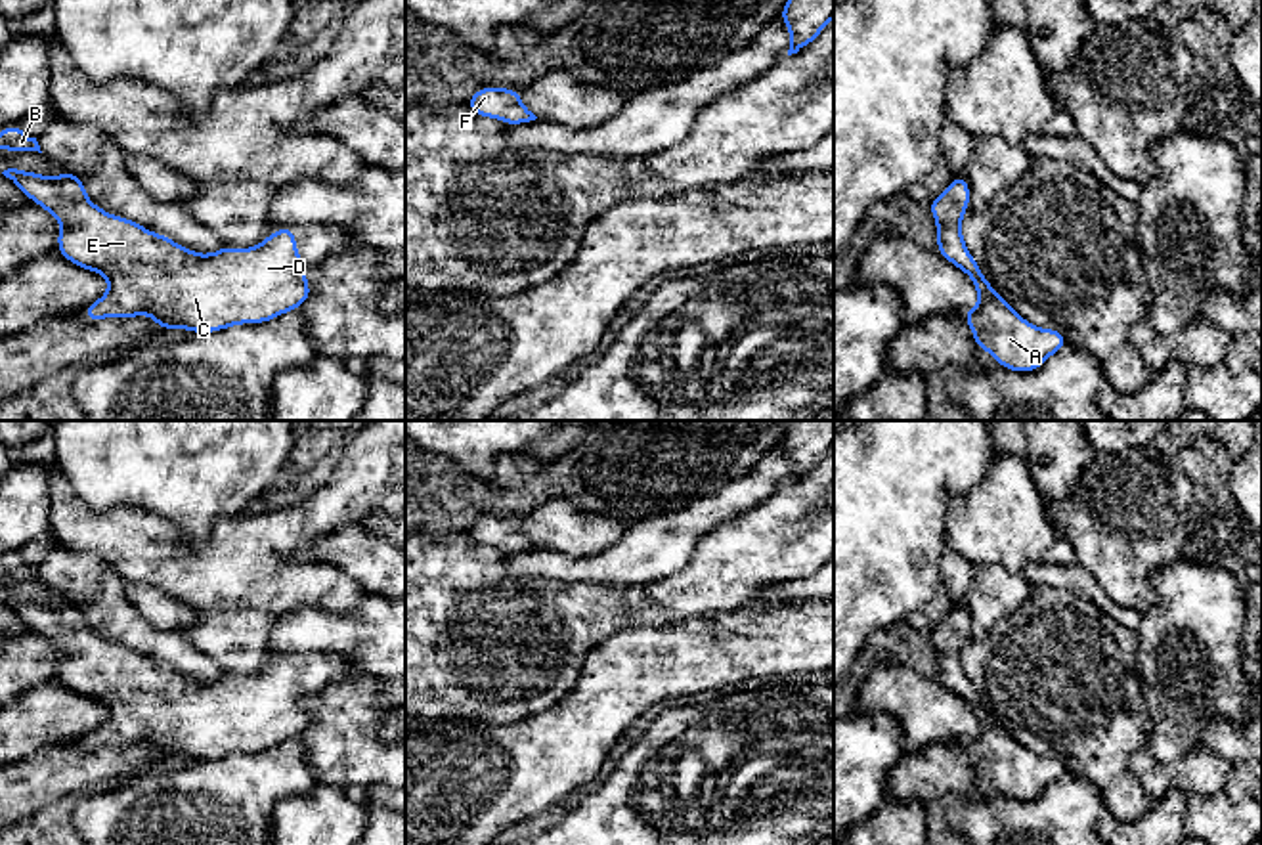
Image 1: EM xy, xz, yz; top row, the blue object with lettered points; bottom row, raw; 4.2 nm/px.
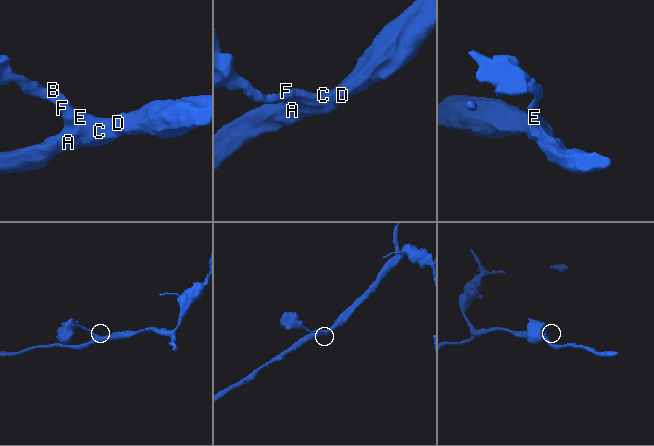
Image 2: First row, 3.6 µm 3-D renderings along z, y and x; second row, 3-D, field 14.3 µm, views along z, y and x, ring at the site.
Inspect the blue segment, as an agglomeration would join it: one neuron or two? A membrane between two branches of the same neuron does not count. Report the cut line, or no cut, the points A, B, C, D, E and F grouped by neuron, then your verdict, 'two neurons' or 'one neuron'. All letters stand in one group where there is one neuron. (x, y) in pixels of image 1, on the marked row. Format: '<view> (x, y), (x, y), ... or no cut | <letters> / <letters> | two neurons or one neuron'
no cut | A B C D E F | one neuron

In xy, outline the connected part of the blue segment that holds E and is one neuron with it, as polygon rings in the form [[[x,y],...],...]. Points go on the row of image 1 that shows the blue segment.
[[[8,168],[2,172],[27,199],[38,203],[61,222],[57,250],[71,264],[98,271],[109,281],[107,292],[92,302],[82,317],[138,317],[147,314],[161,329],[187,329],[214,333],[241,323],[266,323],[285,312],[298,310],[312,294],[304,264],[296,250],[291,226],[270,233],[250,249],[222,247],[212,254],[199,254],[180,247],[166,235],[113,216],[86,197],[84,182],[75,174],[40,176],[29,170]]]

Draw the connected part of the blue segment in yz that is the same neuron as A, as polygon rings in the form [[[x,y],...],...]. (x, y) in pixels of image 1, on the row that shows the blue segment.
[[[966,174],[954,176],[950,185],[929,203],[929,212],[937,220],[937,252],[969,275],[979,296],[977,306],[966,310],[962,319],[973,329],[977,348],[990,352],[1000,367],[1033,373],[1052,354],[1063,350],[1067,338],[1057,329],[1040,329],[1023,319],[985,279],[960,228],[968,208]]]

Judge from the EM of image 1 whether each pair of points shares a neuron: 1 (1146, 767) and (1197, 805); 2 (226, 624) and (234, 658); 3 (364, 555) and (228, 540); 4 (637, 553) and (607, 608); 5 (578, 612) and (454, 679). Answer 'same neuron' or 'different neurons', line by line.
1: different neurons
2: same neuron
3: different neurons
4: different neurons
5: same neuron

